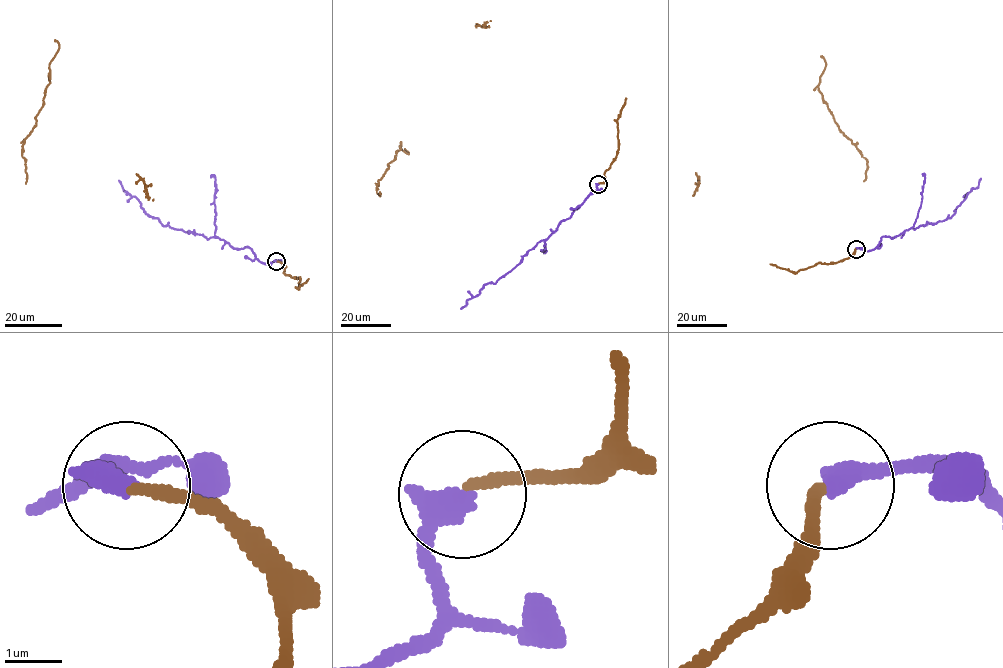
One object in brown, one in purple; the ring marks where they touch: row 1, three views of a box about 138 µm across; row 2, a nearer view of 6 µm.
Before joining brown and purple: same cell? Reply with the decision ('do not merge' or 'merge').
merge

